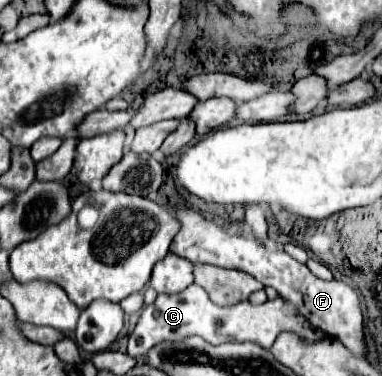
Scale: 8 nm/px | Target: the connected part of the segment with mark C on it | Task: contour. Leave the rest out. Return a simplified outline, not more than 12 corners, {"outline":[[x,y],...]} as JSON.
{"outline":[[192,283],[144,307],[128,355],[200,335],[212,345],[258,343],[284,331],[314,343],[328,335],[290,301],[212,303]]}

